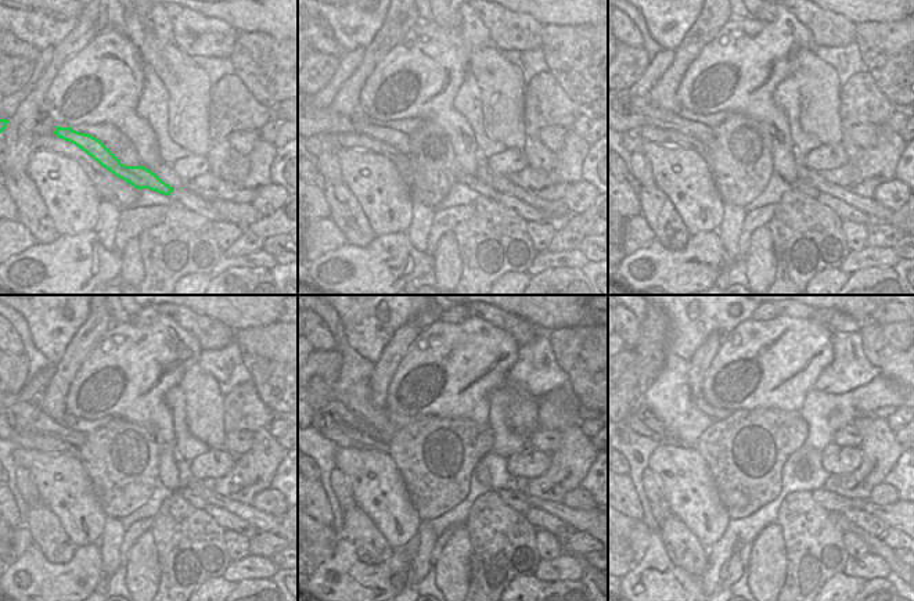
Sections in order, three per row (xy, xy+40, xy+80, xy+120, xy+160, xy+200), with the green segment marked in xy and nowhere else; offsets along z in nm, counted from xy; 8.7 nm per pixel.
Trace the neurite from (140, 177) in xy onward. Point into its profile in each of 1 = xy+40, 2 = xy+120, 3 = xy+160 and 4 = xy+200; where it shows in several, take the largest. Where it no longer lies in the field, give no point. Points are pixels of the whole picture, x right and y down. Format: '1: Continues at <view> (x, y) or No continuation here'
1: Continues at xy+40 (326, 121)
2: Continues at xy+120 (22, 417)
3: Continues at xy+160 (334, 411)
4: Continues at xy+200 (831, 501).

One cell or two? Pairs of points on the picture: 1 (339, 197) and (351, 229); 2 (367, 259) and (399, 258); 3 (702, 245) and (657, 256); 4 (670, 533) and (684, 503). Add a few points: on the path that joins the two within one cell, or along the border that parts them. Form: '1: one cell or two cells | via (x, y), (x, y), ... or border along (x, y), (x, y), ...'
1: one cell | via (344, 205), (351, 220)
2: one cell | via (375, 259), (391, 256)
3: one cell | via (691, 255), (687, 258), (668, 258)
4: two cells | border along (673, 515), (700, 542)

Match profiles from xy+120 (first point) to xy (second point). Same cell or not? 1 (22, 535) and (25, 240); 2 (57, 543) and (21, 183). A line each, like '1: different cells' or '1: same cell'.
1: same cell
2: same cell

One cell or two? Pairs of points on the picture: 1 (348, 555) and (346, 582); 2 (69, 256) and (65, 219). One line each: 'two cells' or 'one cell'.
1: one cell
2: two cells

